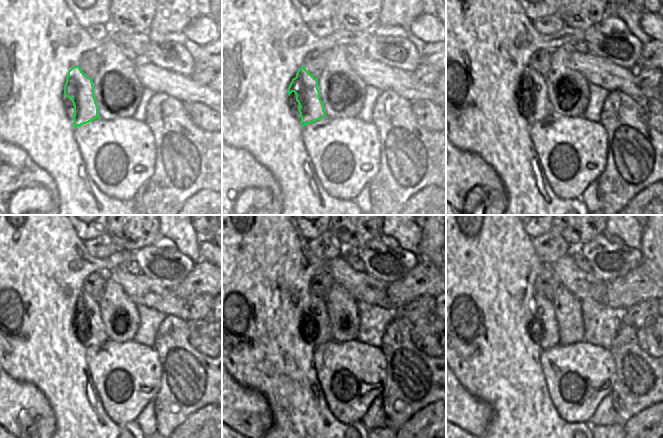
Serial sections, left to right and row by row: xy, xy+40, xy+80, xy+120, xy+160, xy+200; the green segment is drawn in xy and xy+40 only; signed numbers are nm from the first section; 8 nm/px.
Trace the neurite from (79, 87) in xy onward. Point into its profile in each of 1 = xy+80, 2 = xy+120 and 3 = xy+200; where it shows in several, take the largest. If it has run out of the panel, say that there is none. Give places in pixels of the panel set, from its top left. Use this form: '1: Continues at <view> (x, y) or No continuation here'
1: Continues at xy+80 (536, 103)
2: Continues at xy+120 (92, 323)
3: Continues at xy+200 (543, 309)

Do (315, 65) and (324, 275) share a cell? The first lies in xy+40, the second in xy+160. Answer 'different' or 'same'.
same

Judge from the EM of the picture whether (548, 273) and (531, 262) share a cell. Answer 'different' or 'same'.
different

